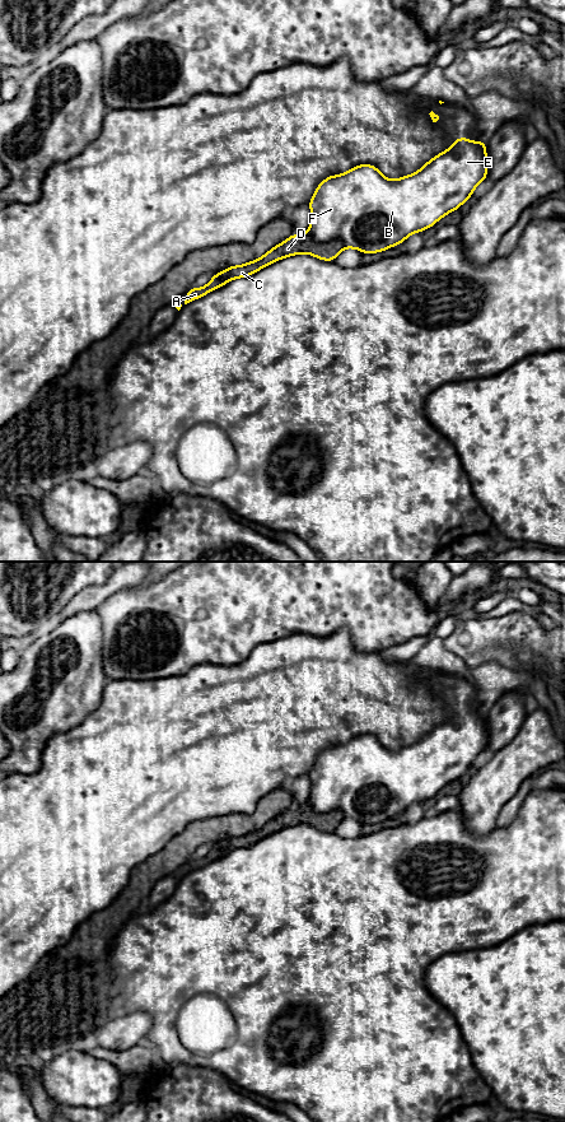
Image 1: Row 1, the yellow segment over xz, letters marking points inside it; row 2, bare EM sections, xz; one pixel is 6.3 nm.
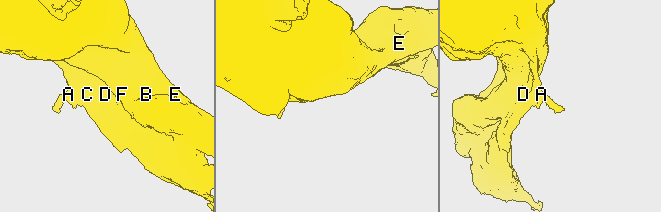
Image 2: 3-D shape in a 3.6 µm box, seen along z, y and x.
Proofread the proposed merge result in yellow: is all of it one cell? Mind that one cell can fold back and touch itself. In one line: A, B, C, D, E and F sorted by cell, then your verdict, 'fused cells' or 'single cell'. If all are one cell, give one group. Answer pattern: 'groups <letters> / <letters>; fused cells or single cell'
groups A C D / B E F; fused cells

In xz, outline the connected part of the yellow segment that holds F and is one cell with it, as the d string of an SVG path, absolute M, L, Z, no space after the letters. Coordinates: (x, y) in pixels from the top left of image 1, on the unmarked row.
M458 708L449 720L426 732L417 742L389 750L375 736L360 735L350 741L324 749L309 770L310 795L308 802L317 813L341 810L344 819L356 819L361 824L377 824L402 814L416 802L433 797L444 786L457 781L473 760L487 748L486 713Z

